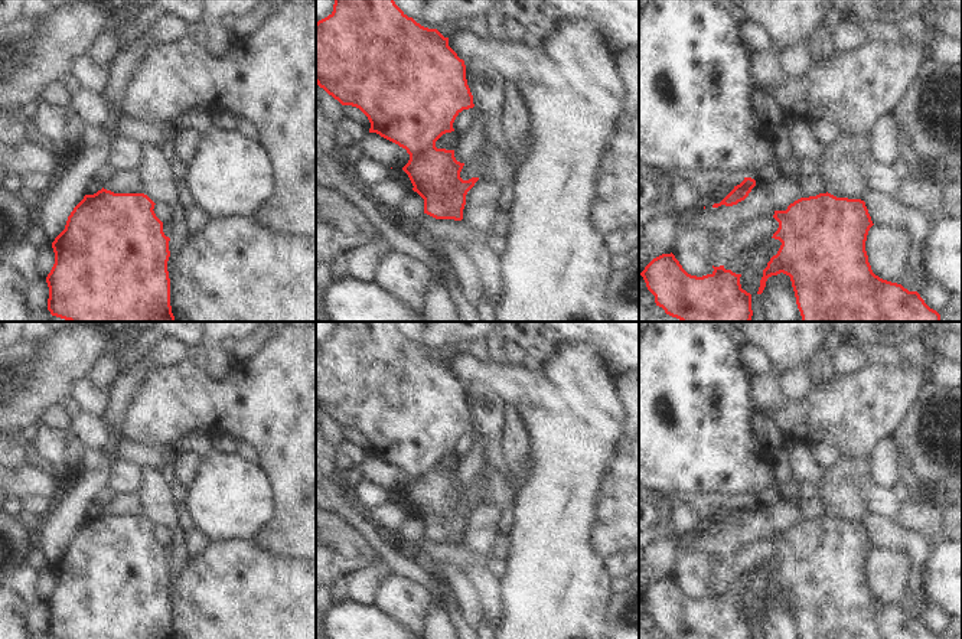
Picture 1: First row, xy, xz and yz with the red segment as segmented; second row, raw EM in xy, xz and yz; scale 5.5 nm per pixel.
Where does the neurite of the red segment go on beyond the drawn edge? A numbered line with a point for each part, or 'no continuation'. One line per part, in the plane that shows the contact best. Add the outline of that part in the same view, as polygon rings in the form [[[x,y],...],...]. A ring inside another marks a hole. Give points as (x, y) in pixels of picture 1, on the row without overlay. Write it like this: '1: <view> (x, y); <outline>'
no continuation

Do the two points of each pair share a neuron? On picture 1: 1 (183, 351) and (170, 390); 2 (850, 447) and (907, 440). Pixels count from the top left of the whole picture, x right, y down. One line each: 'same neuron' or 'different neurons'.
1: different neurons
2: different neurons

